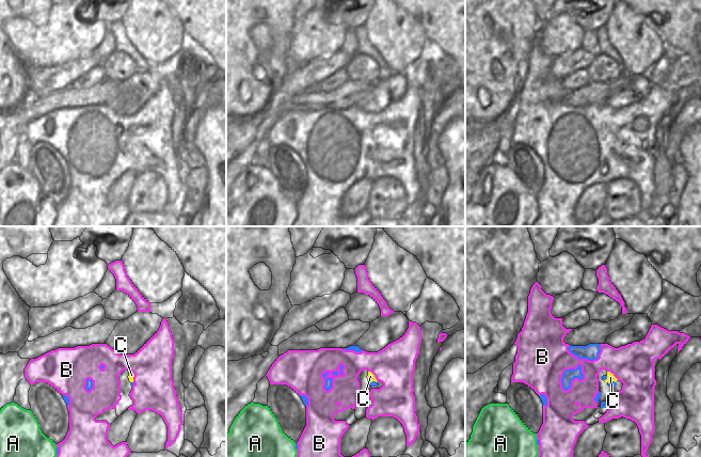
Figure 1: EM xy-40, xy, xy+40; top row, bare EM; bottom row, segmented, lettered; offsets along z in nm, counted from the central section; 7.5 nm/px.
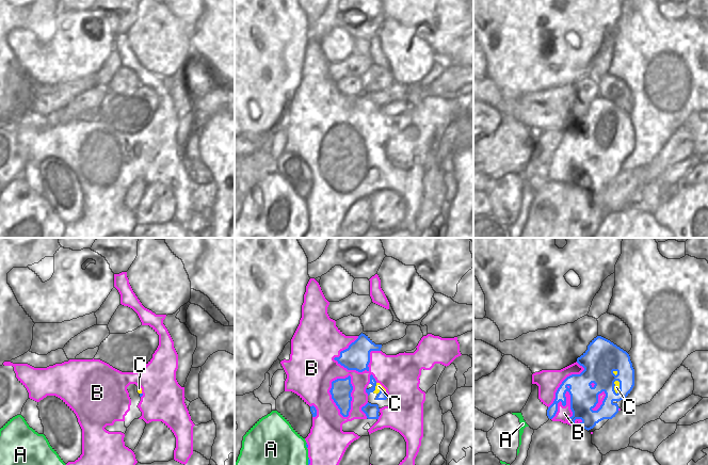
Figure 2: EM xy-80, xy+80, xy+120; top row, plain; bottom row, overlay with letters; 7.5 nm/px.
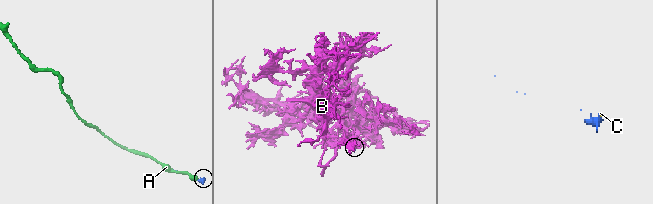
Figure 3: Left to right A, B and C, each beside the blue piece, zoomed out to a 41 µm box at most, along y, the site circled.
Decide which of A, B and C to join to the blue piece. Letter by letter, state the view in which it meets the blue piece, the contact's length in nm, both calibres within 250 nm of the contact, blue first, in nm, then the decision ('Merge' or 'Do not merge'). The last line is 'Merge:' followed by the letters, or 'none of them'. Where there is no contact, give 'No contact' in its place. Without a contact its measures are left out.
A: Touches blue in xy-40. Shared border 60 nm. Thickness 20 nm (blue) against 420 nm. Merge
B: Touches blue in xy. Shared border 240 nm. Thickness 50 nm (blue) against 300 nm. Do not merge
C: Touches blue in xy+40. Shared border 60 nm. Thickness 50 nm (blue) against 60 nm. Do not merge
Merge: A

